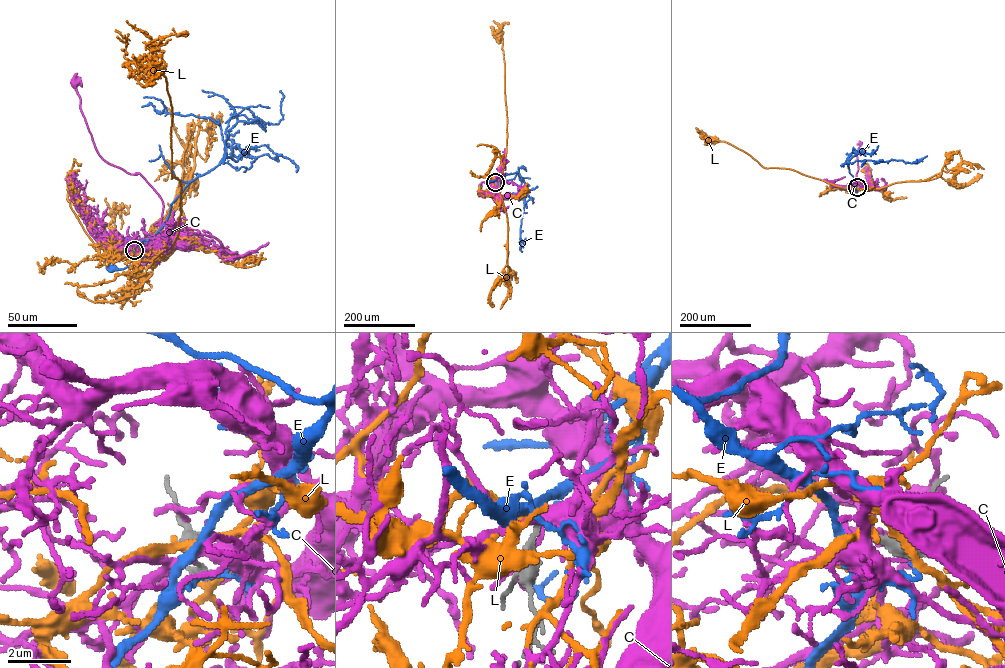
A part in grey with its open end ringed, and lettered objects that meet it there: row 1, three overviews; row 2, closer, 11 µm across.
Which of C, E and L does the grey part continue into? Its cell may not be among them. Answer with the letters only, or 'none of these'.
none of these

